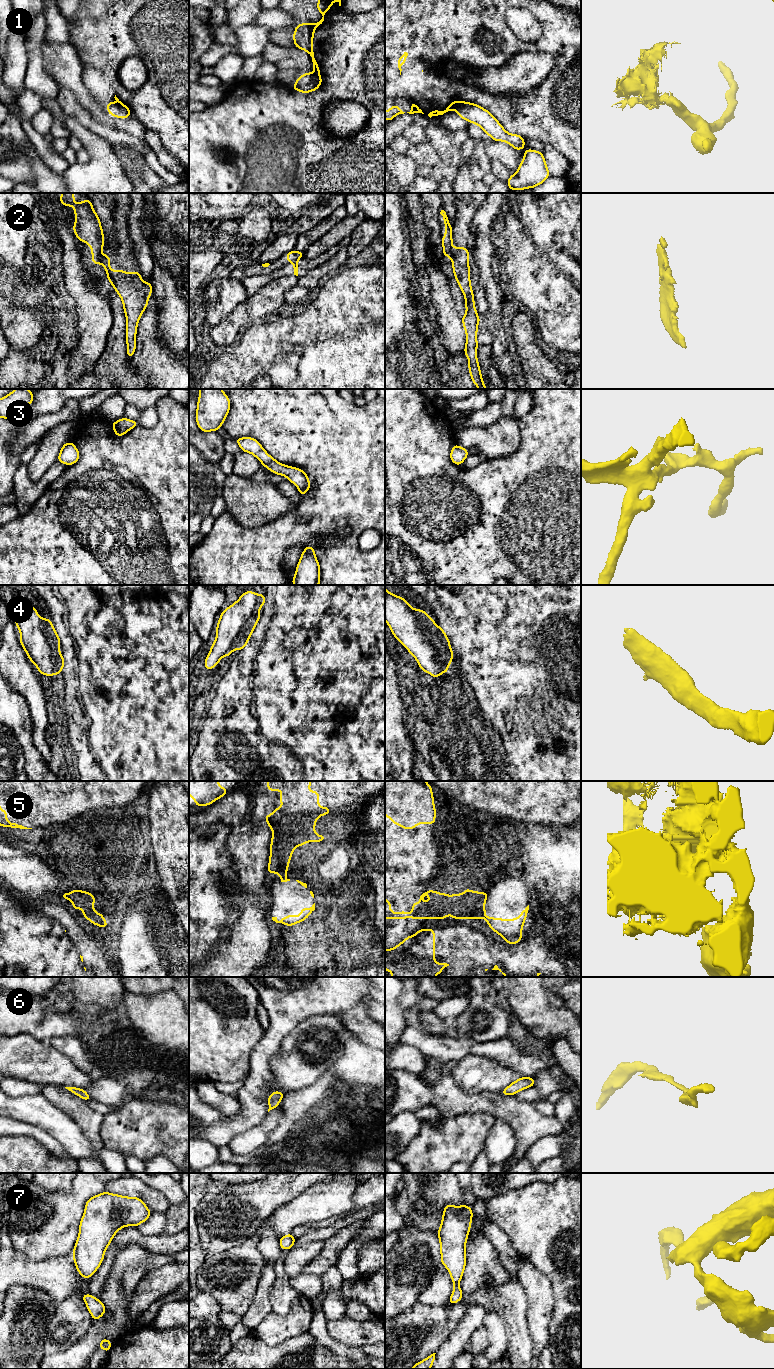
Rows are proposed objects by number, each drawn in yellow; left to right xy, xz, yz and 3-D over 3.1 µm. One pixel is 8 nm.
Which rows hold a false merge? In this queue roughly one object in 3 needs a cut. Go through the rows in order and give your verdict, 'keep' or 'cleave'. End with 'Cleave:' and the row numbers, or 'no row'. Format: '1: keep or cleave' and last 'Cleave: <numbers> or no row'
1: cleave
2: cleave
3: keep
4: keep
5: cleave
6: keep
7: keep
Cleave: 1, 2, 5

